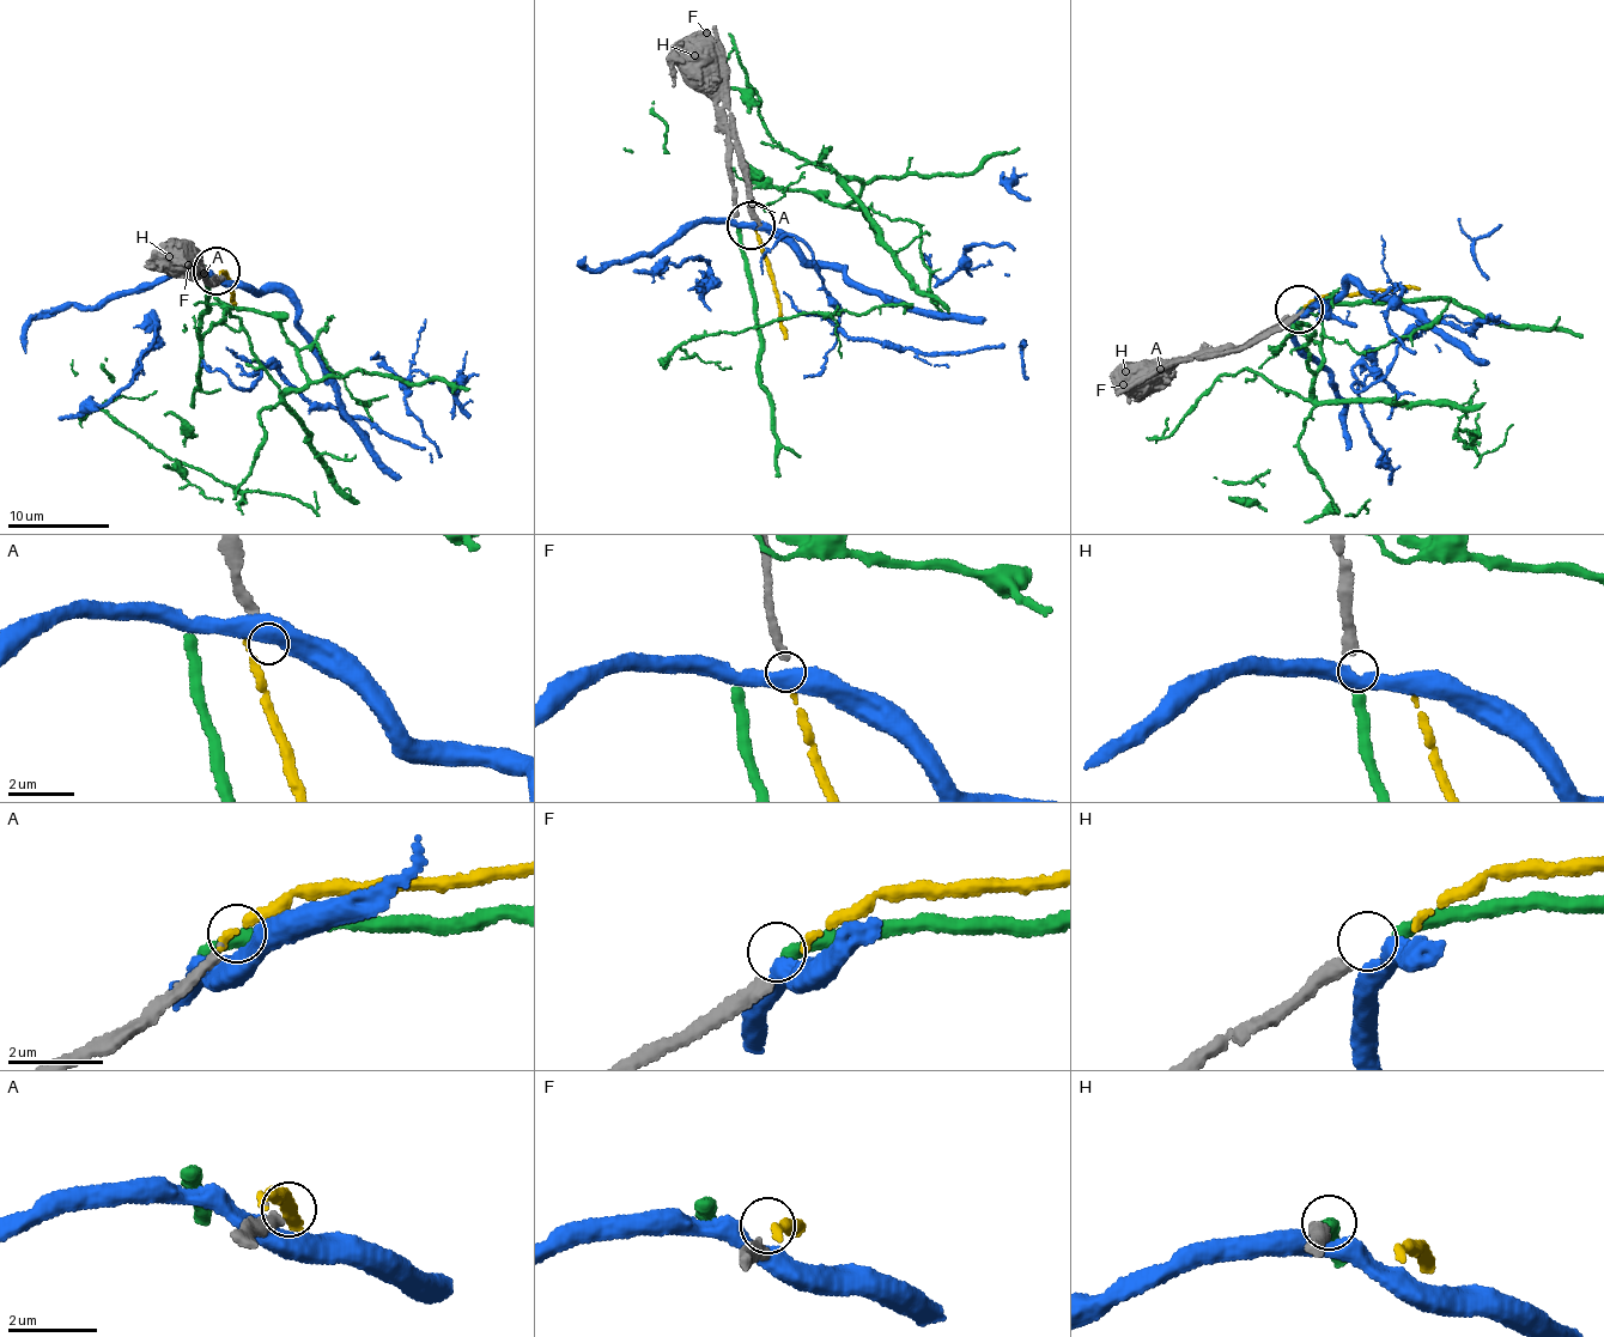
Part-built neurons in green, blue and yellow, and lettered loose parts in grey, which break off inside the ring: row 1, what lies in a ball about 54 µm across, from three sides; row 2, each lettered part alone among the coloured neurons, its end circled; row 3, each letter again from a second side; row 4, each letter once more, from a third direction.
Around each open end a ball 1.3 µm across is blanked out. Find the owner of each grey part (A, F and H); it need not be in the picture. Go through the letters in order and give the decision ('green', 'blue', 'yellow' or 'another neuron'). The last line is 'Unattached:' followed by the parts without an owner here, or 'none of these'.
A: another neuron
F: yellow
H: green
Unattached: A

